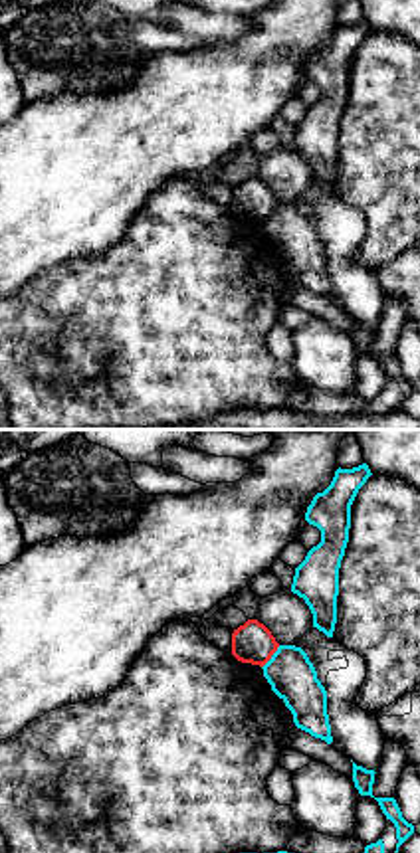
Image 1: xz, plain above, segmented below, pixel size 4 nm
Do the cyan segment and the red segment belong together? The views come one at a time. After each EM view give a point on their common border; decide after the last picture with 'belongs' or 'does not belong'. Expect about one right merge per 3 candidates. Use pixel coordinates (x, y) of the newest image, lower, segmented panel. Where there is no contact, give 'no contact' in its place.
(272, 658)

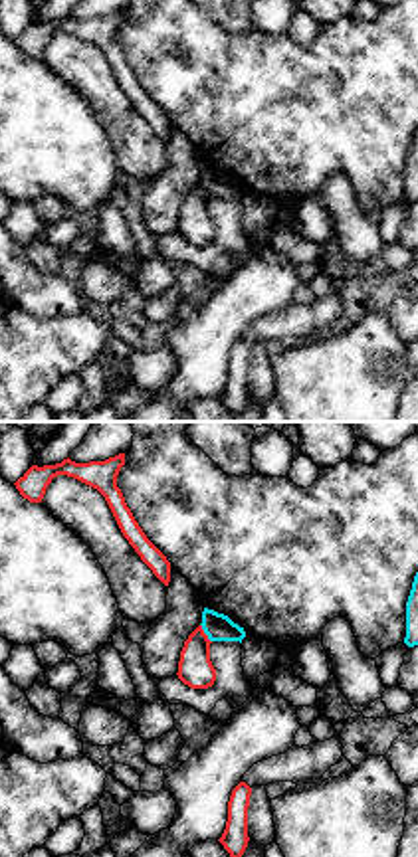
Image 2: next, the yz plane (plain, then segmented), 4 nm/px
(205, 632)

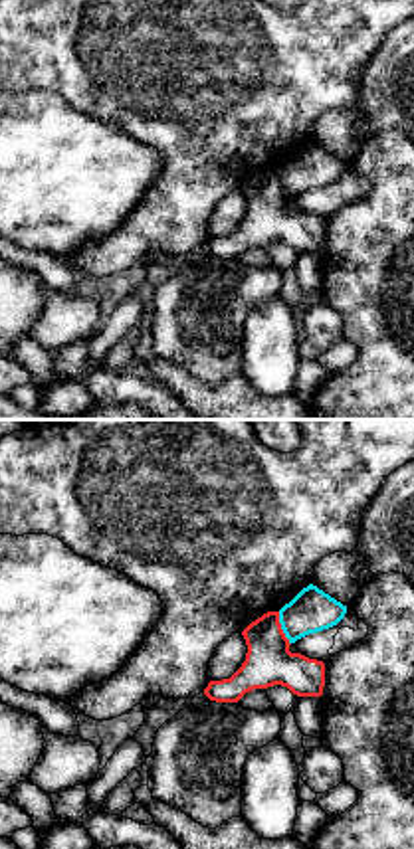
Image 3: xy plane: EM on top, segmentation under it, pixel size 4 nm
(282, 628)

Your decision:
does not belong

